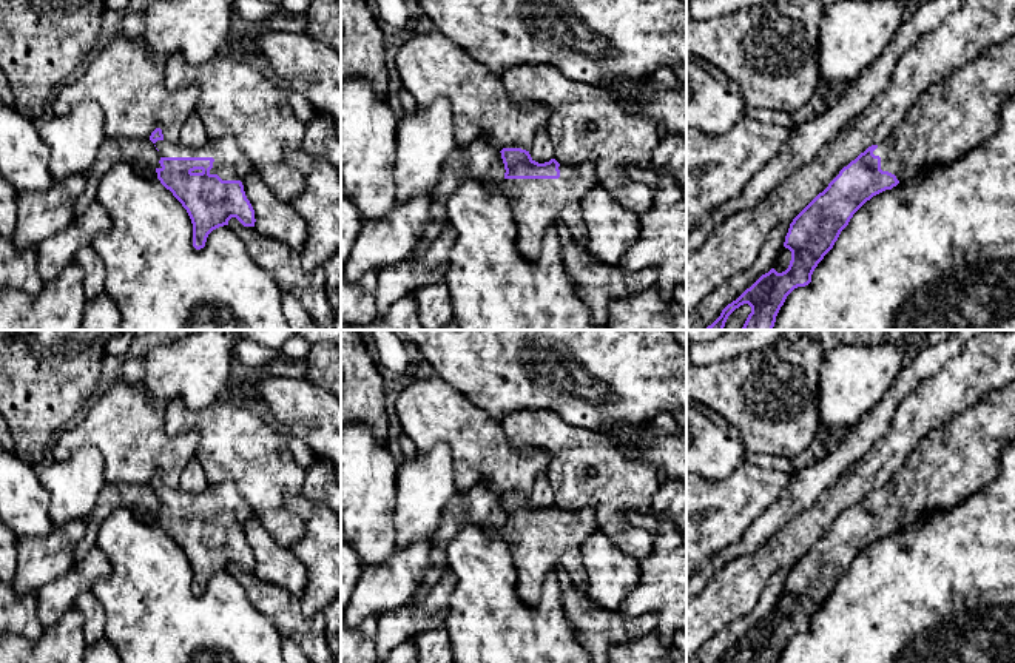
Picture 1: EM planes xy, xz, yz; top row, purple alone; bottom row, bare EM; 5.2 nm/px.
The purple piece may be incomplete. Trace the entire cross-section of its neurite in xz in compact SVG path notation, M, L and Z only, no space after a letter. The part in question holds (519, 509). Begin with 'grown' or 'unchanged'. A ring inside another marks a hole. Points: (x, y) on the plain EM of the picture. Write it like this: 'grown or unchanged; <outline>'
grown; M503 493L504 526L498 535L509 544L514 560L518 598L535 606L549 574L555 574L561 557L582 547L589 533L597 530L594 510L586 506L561 510L555 504L535 507L529 496Z

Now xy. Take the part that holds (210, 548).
grown; M156 473L150 486L160 500L157 524L187 555L196 595L204 594L208 580L228 570L231 563L255 572L255 555L242 530L253 510L231 480L190 493L165 486Z

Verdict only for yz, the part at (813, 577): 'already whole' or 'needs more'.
needs more

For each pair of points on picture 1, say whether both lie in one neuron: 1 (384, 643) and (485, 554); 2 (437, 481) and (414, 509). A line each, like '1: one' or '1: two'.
1: two
2: one

